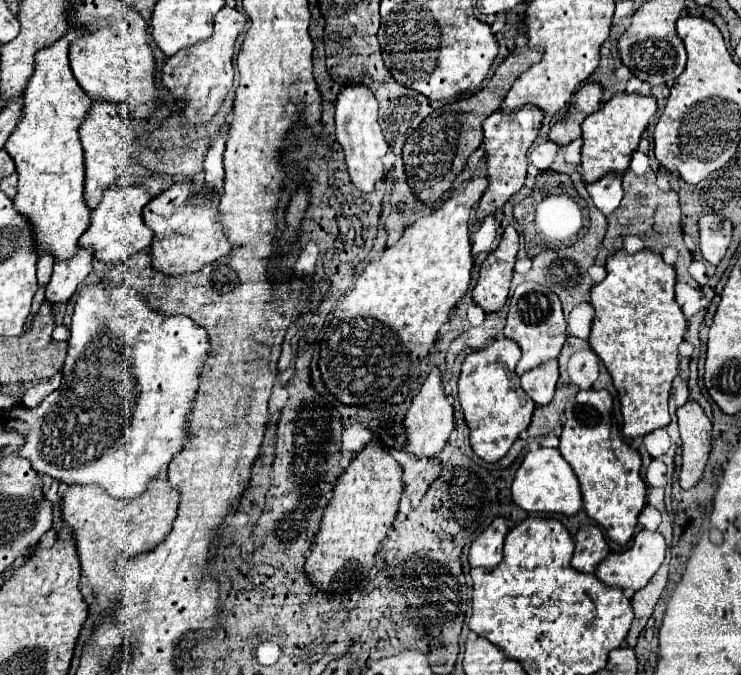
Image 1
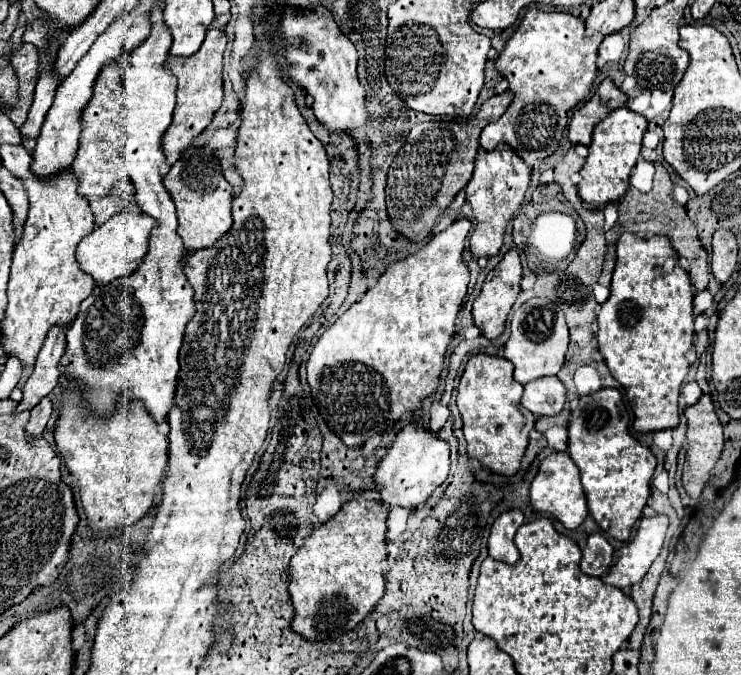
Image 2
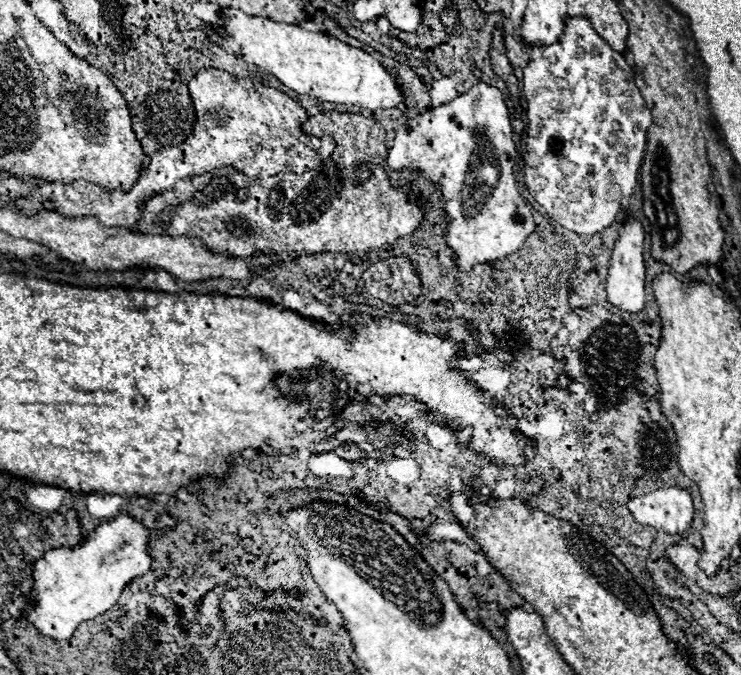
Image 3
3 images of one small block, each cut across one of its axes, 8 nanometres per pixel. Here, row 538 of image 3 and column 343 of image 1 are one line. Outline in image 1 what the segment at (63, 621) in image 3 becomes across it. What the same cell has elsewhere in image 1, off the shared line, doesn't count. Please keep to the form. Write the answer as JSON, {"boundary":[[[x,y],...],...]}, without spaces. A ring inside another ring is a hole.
{"boundary":[[[346,84],[336,98],[336,140],[344,148],[352,184],[362,192],[372,192],[378,178],[384,176],[382,158],[388,152],[382,128],[378,124],[378,102],[364,84]]]}

